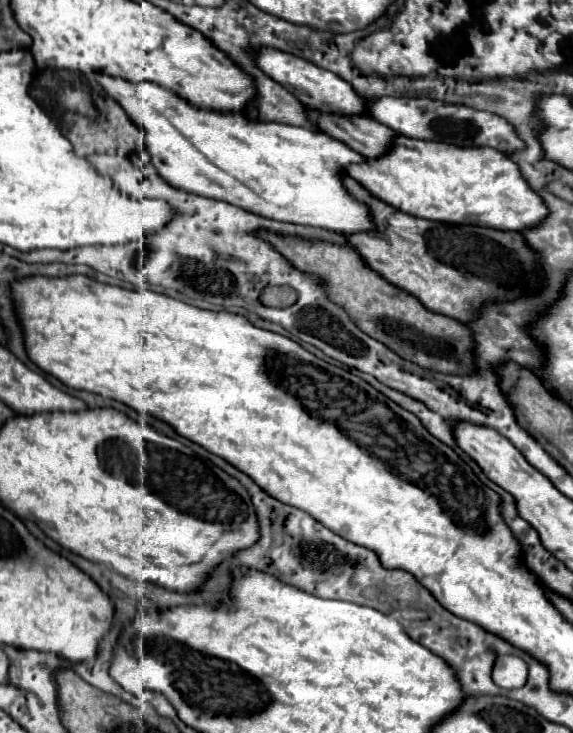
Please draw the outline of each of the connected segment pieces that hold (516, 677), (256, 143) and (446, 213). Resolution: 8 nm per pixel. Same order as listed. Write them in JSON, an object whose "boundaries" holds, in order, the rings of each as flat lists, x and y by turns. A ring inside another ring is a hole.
{"boundaries":[[[516,655,500,657,500,665,494,667,492,679,500,689,520,689,528,677,526,663]],[[94,73,92,77,98,79,98,83,106,87,106,91,110,91,110,97,118,101,124,111,146,133,150,161,156,167,158,175,172,187,190,191,200,197,226,201,230,205,242,207,244,211,282,223,310,225,342,235,376,231,376,221,370,213,370,207,352,197,342,183,342,175,348,163,364,165,368,161,366,157,350,149,346,143,322,131,310,131,304,127,292,127,282,123,250,121,246,115,220,115,202,111,190,107,190,103,178,99,178,95,154,83,126,83,124,79,108,79,106,75]],[[400,135,390,155,370,159,366,167,350,167,346,173,384,203,420,219,522,233,530,227,538,227,550,215,542,197,538,197,524,179,520,167,508,155,488,147,418,143,416,139]]]}

